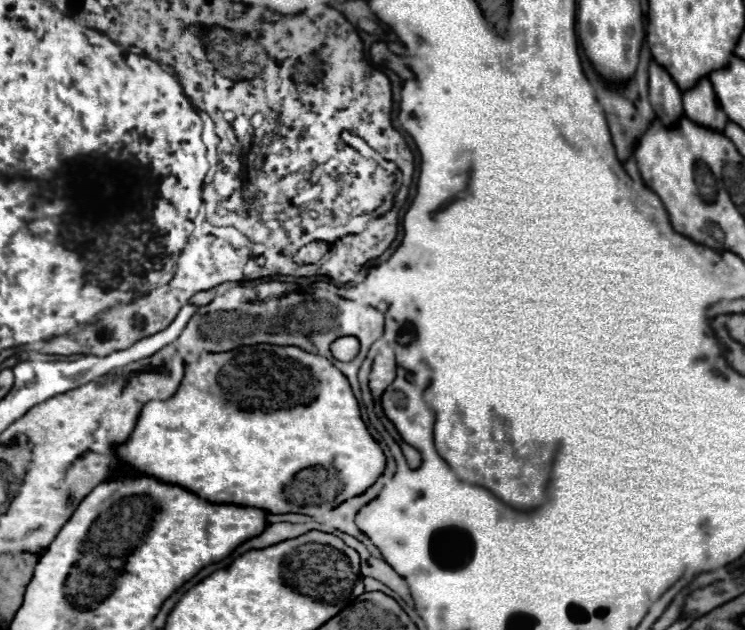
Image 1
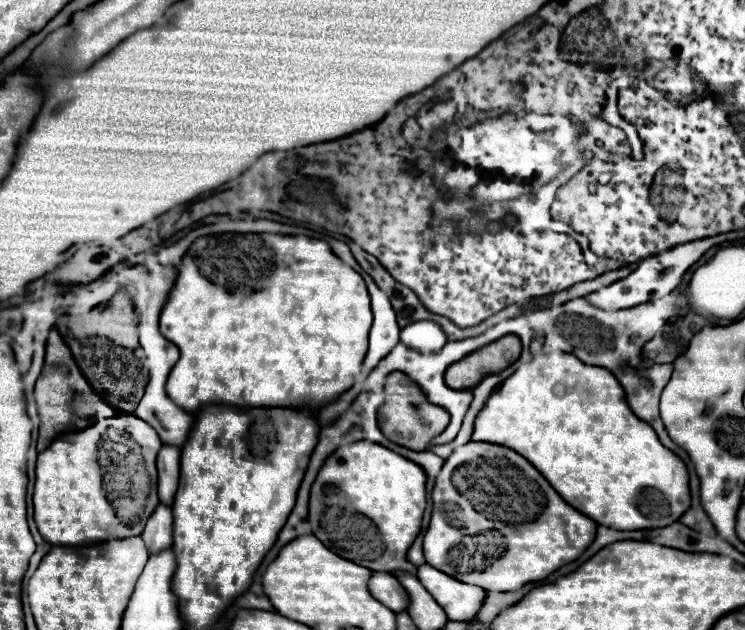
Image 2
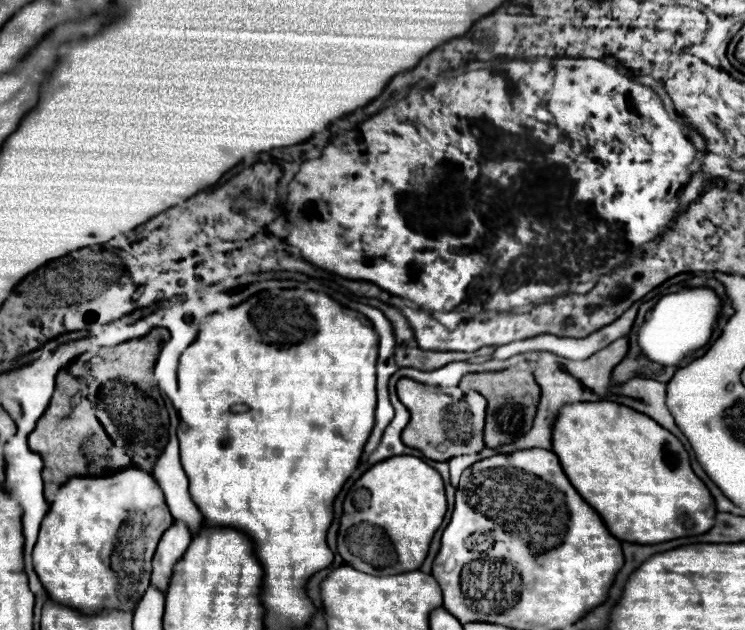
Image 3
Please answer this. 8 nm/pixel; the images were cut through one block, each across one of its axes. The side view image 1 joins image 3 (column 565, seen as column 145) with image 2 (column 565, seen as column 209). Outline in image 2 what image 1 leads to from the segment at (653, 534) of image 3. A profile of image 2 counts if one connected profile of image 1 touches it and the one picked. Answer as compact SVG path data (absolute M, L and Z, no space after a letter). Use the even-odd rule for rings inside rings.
M566 352L538 356L532 362L518 366L516 372L492 392L484 410L476 418L472 438L512 446L512 450L524 454L524 458L528 458L528 462L544 474L552 488L570 506L584 512L598 524L616 530L664 528L674 524L690 506L686 464L660 444L652 426L632 414L624 398L624 390L612 372L588 366Z

